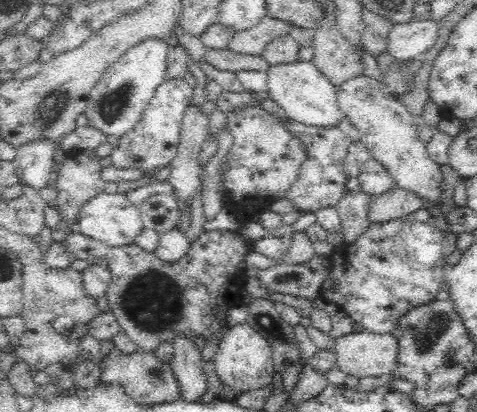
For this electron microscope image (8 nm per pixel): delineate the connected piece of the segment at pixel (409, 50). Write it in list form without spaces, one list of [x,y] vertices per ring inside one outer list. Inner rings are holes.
[[[410,20],[393,24],[387,40],[387,52],[395,60],[410,61],[425,53],[434,44],[440,28],[436,21]]]

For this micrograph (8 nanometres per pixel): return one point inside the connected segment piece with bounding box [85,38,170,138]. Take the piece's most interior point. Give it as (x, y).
(115, 103)

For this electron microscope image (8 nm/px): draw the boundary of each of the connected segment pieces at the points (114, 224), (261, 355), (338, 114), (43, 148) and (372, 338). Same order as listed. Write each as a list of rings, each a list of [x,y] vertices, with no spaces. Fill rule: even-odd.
[[[104,190],[82,204],[77,214],[75,231],[103,242],[106,246],[117,247],[132,245],[143,227],[138,206],[130,202],[126,194],[109,194]]]
[[[248,323],[236,324],[229,327],[223,335],[220,336],[220,342],[217,344],[214,357],[211,364],[214,366],[214,372],[226,387],[235,390],[238,394],[250,390],[259,389],[268,384],[272,384],[275,368],[273,367],[273,348],[256,329],[253,329]]]
[[[311,62],[270,65],[267,71],[267,92],[288,119],[306,126],[329,128],[337,125],[345,116],[339,109],[335,86]]]
[[[46,140],[18,147],[12,161],[19,182],[36,191],[43,189],[55,176],[54,150]]]
[[[364,329],[335,339],[335,366],[346,376],[382,376],[392,374],[398,345],[392,333],[374,334]]]

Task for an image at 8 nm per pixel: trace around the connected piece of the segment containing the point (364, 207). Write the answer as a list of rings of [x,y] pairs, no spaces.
[[[364,191],[344,192],[344,196],[337,202],[336,207],[341,220],[343,233],[342,243],[354,242],[362,232],[366,232],[372,223],[368,220],[368,204],[371,195]]]

